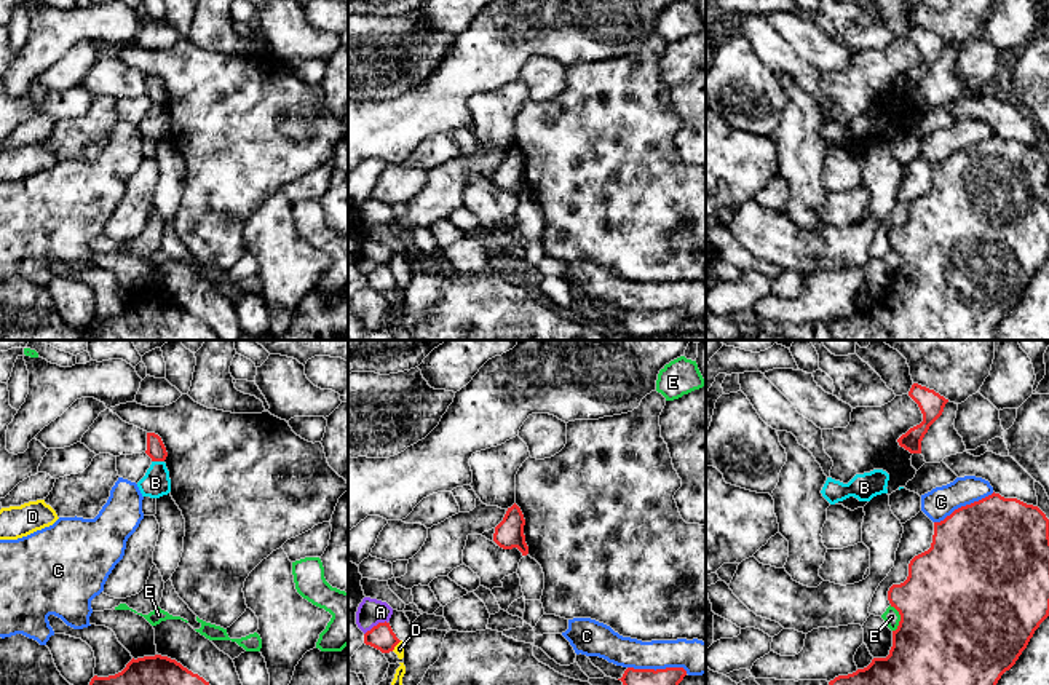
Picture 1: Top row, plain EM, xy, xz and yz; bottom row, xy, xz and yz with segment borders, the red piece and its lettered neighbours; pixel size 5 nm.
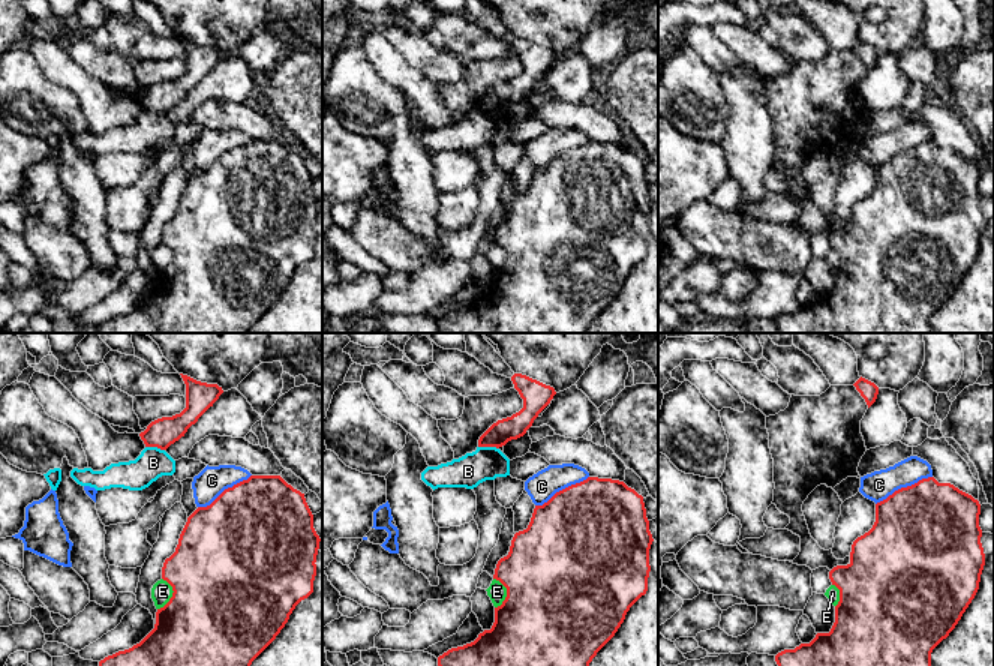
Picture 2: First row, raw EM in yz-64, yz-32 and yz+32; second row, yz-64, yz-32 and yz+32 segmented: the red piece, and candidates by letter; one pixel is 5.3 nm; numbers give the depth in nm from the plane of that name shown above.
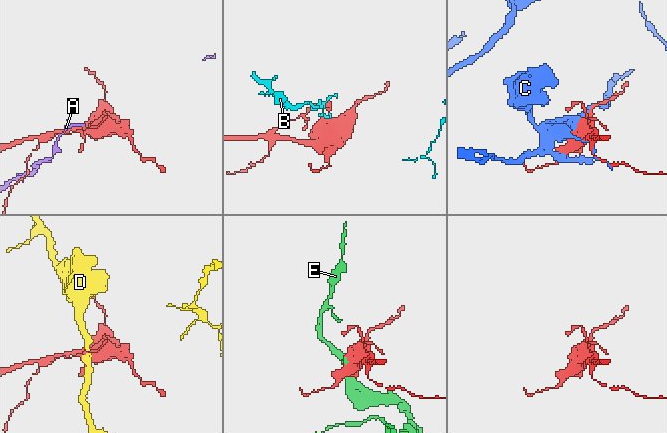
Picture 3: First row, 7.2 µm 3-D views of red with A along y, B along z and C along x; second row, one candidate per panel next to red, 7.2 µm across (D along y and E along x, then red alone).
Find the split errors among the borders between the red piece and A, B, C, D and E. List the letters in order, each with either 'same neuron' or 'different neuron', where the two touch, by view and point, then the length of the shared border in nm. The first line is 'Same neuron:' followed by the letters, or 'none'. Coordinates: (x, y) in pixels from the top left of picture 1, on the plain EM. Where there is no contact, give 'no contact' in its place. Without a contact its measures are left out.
Same neuron: none
A: different neuron; meets red in xz at (377, 267); contact 140 nm long
B: different neuron; meets red in xy at (158, 102); contact 60 nm long
C: different neuron; meets red in xz at (658, 312); contact 300 nm long
D: different neuron; meets red in xz at (396, 286); contact 80 nm long
E: different neuron; meets red in yz at (901, 261); contact 140 nm long

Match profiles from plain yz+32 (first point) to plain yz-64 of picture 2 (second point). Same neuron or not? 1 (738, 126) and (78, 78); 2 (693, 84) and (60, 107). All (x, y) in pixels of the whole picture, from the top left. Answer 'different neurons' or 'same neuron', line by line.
1: different neurons
2: same neuron

